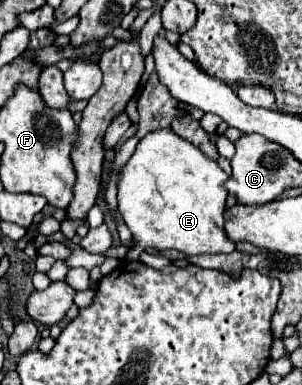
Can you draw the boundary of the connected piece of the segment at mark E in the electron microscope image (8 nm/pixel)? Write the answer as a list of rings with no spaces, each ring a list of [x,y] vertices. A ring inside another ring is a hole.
[[[163,128],[163,130],[155,130],[155,132],[149,132],[145,138],[141,138],[139,140],[139,144],[137,144],[137,148],[135,148],[135,152],[133,152],[133,156],[127,160],[127,164],[119,170],[119,180],[117,180],[117,202],[119,202],[119,212],[121,212],[121,216],[123,216],[123,220],[125,220],[125,224],[129,226],[129,230],[133,232],[133,238],[137,240],[137,244],[135,244],[135,248],[127,254],[127,260],[139,260],[139,254],[145,250],[145,248],[149,248],[149,246],[153,246],[153,248],[157,248],[157,250],[169,250],[169,248],[175,248],[175,250],[179,250],[179,252],[185,252],[185,254],[229,254],[229,252],[233,252],[235,250],[235,244],[233,242],[229,242],[229,238],[225,238],[225,230],[223,230],[223,212],[225,212],[225,198],[227,198],[227,188],[225,188],[225,182],[227,182],[227,174],[219,168],[219,164],[217,164],[217,160],[213,160],[213,158],[209,158],[209,156],[205,156],[195,144],[191,144],[189,140],[185,140],[185,138],[181,138],[181,136],[177,136],[171,128]]]

